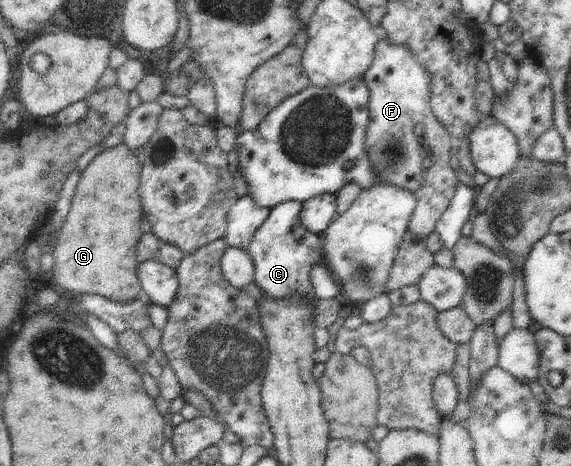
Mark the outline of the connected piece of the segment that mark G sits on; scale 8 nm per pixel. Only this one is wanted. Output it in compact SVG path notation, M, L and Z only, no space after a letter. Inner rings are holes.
M122 142L116 147L102 150L83 171L71 199L70 211L58 232L58 243L52 252L56 263L51 269L51 283L69 290L72 300L79 299L80 295L98 294L118 303L126 303L138 297L141 283L137 274L140 266L137 262L137 245L143 234L140 221L144 218L139 194L142 170L142 159L136 157Z

